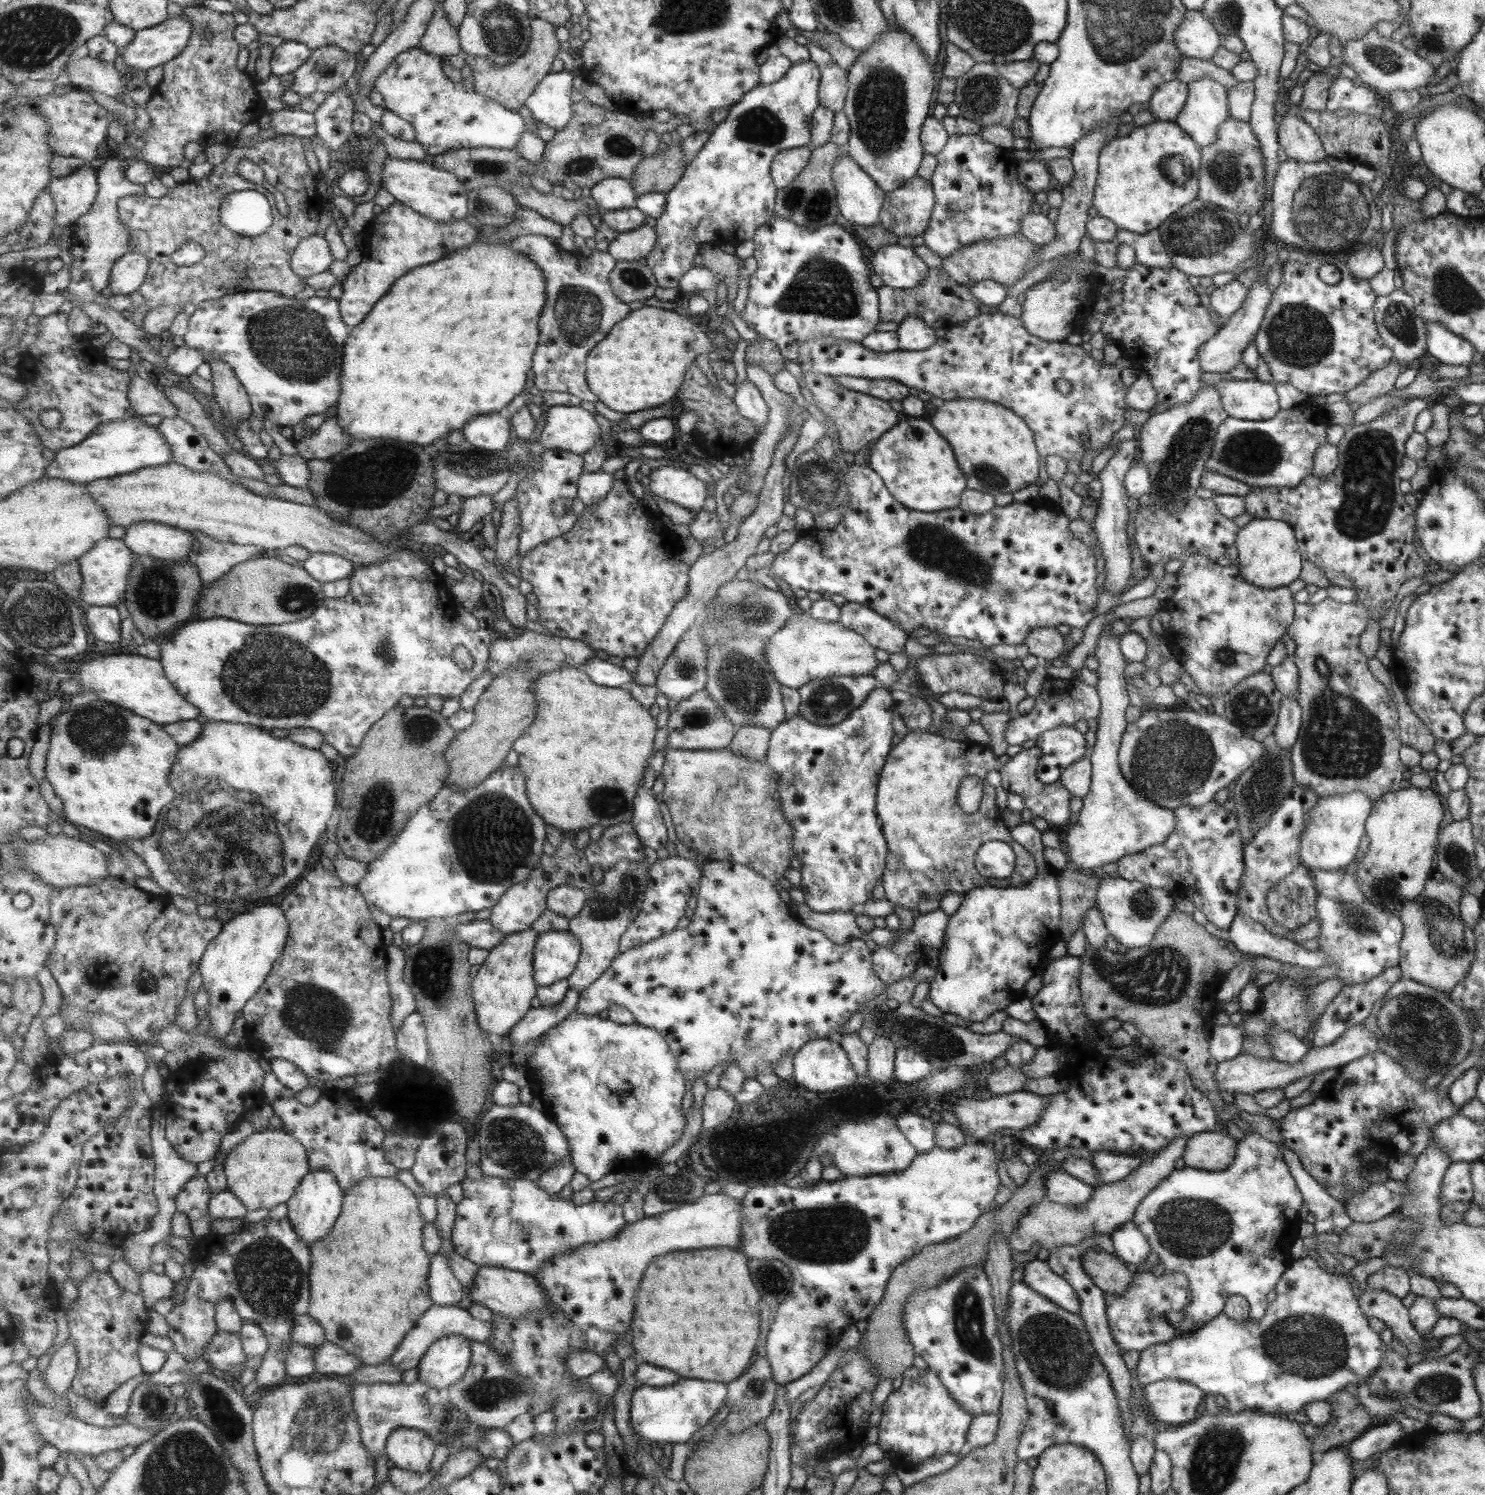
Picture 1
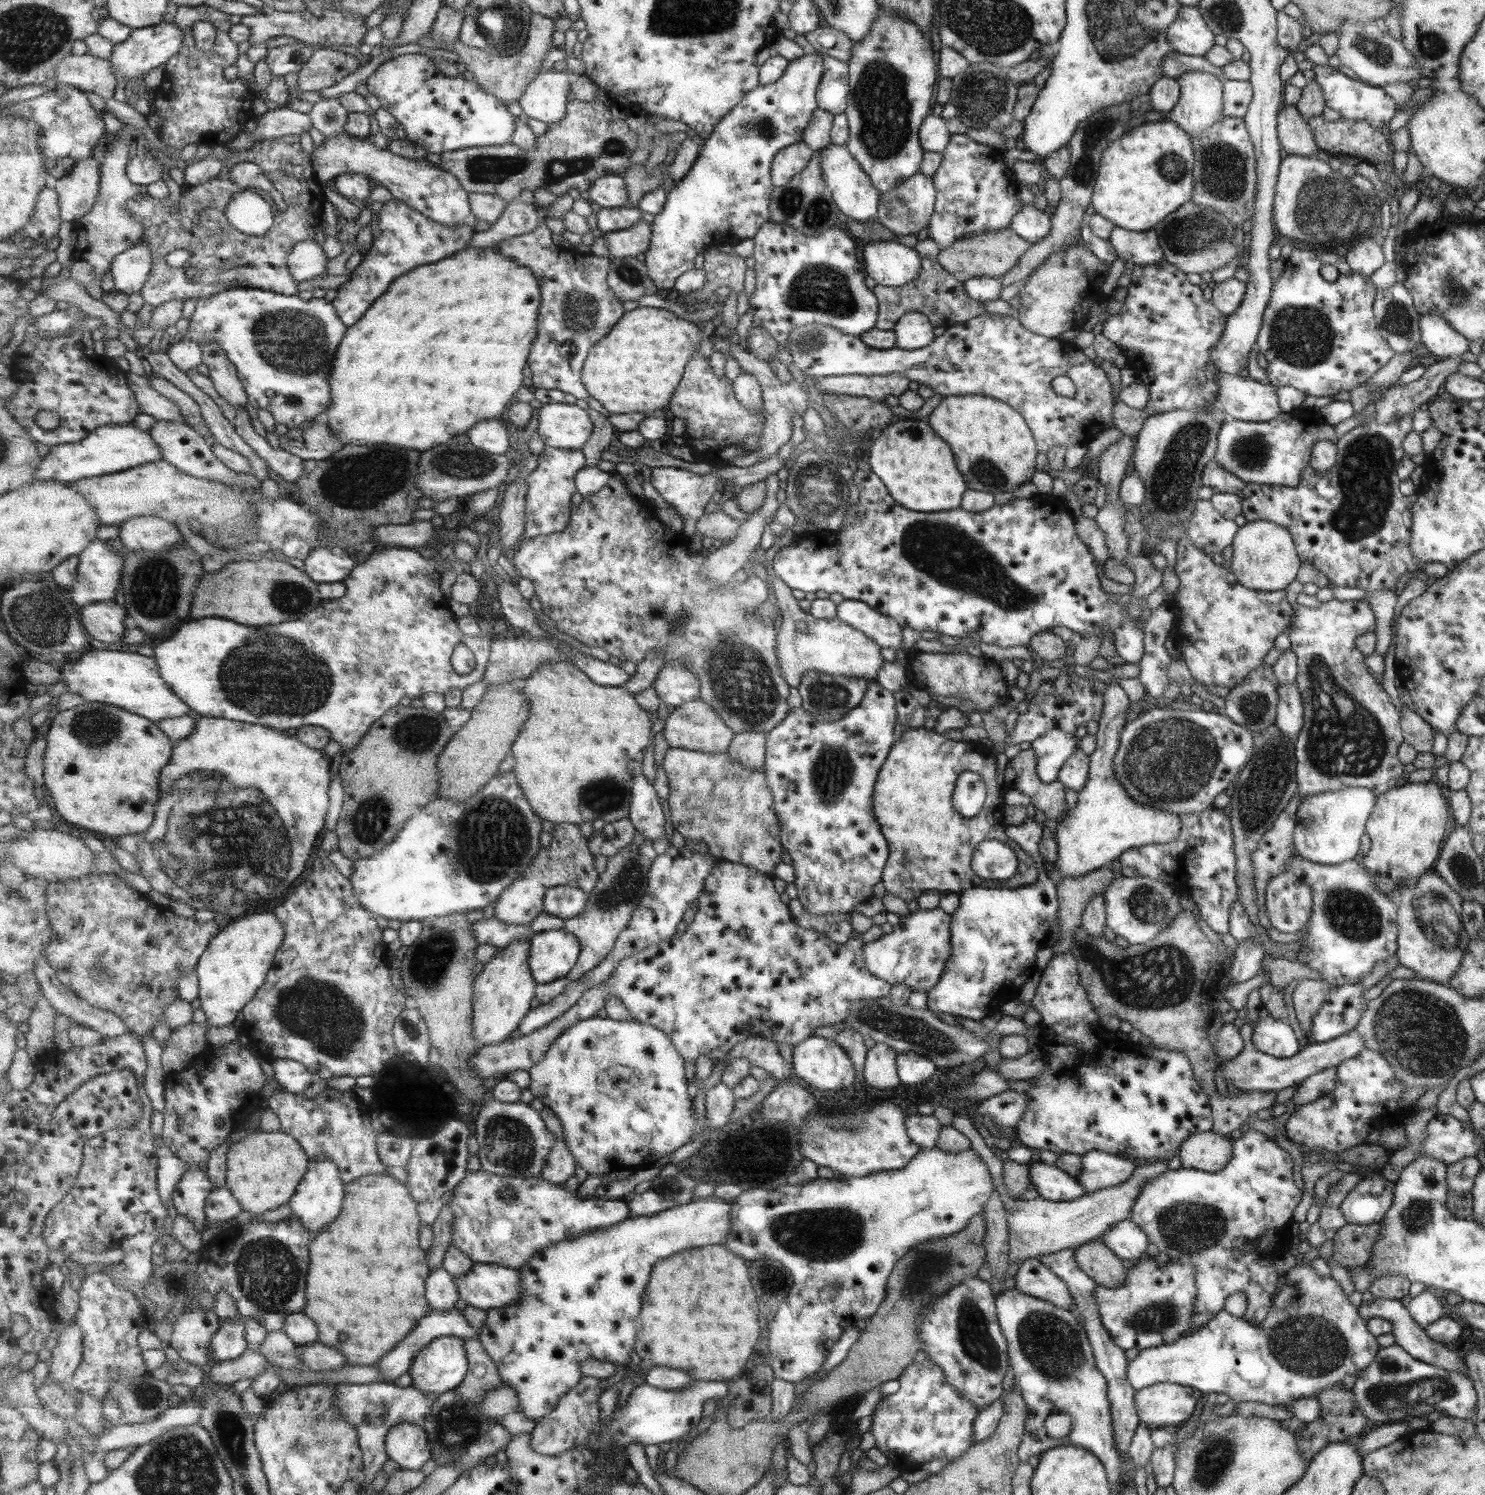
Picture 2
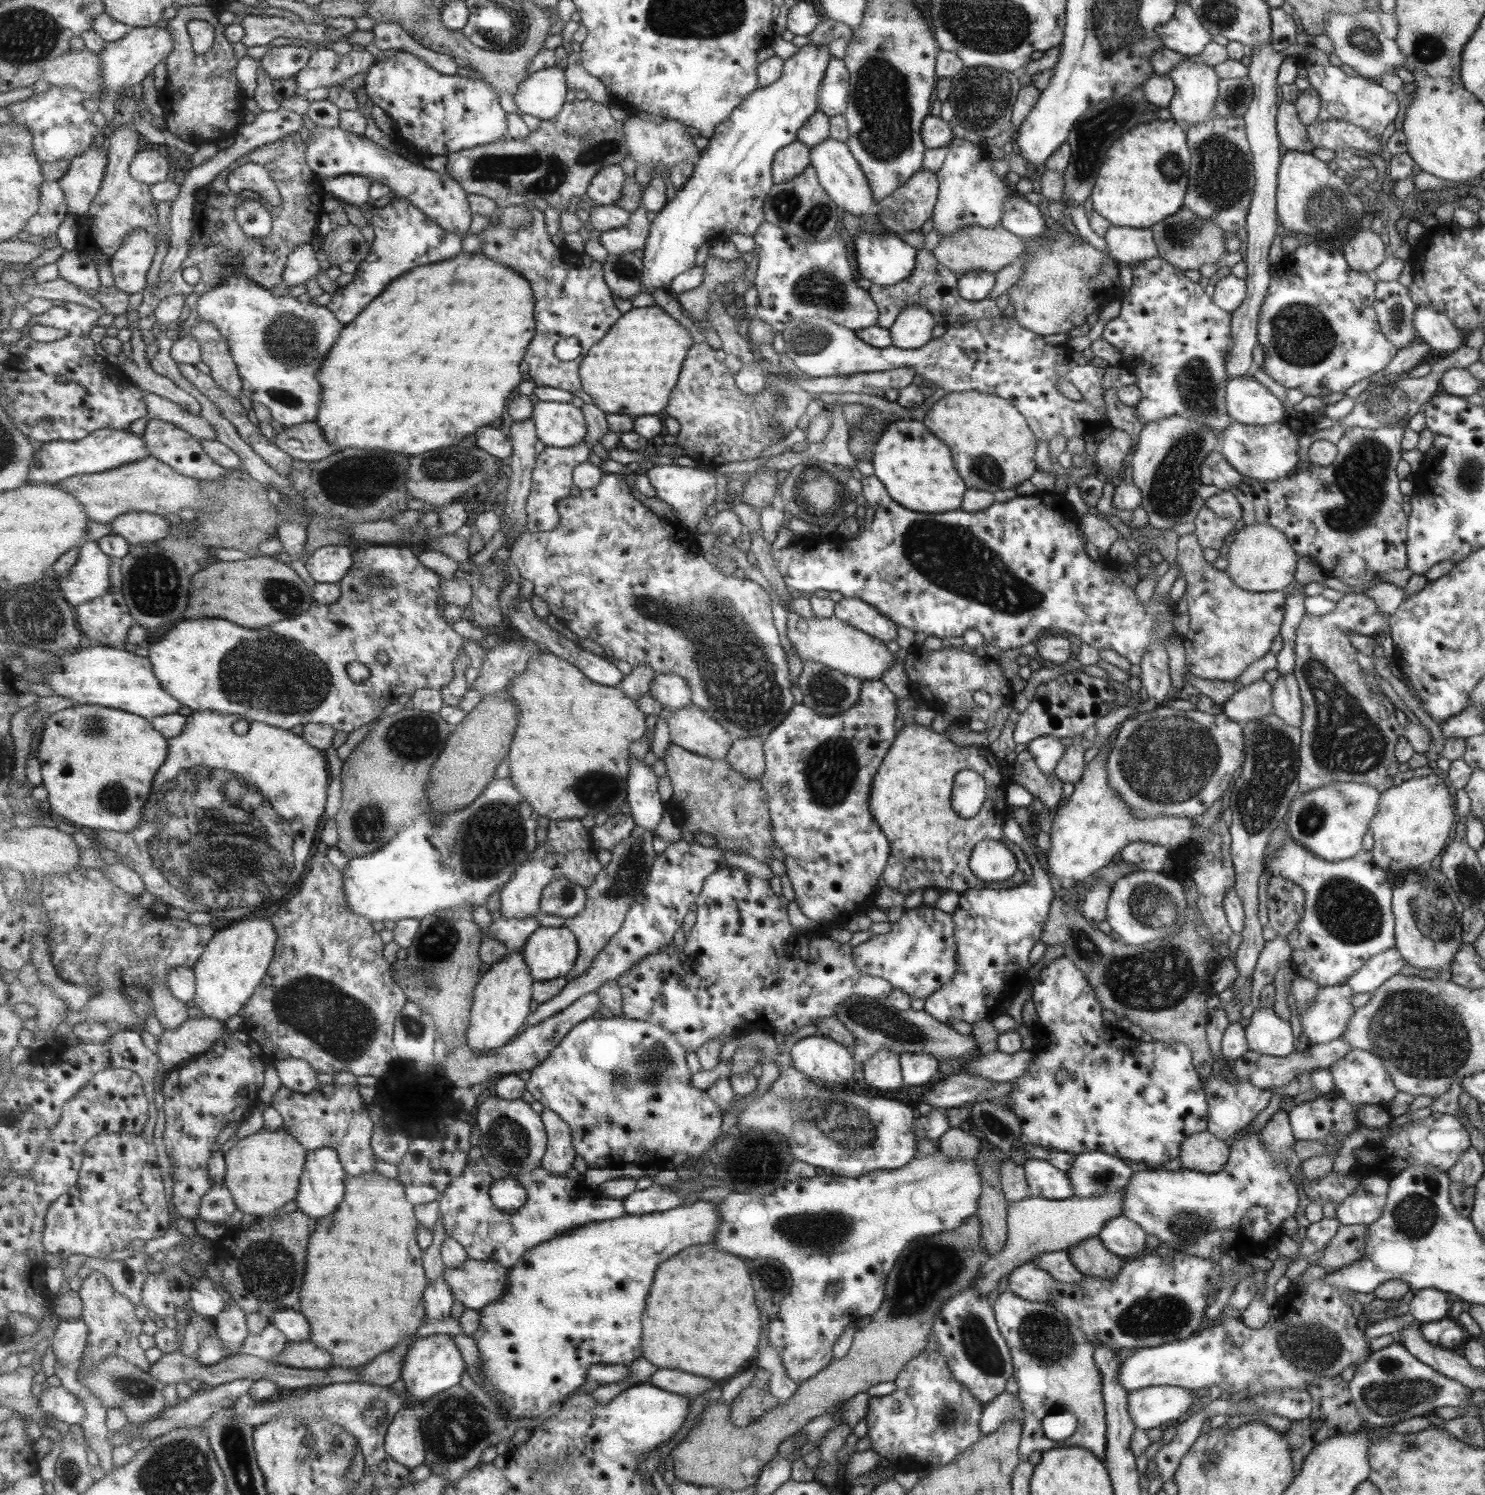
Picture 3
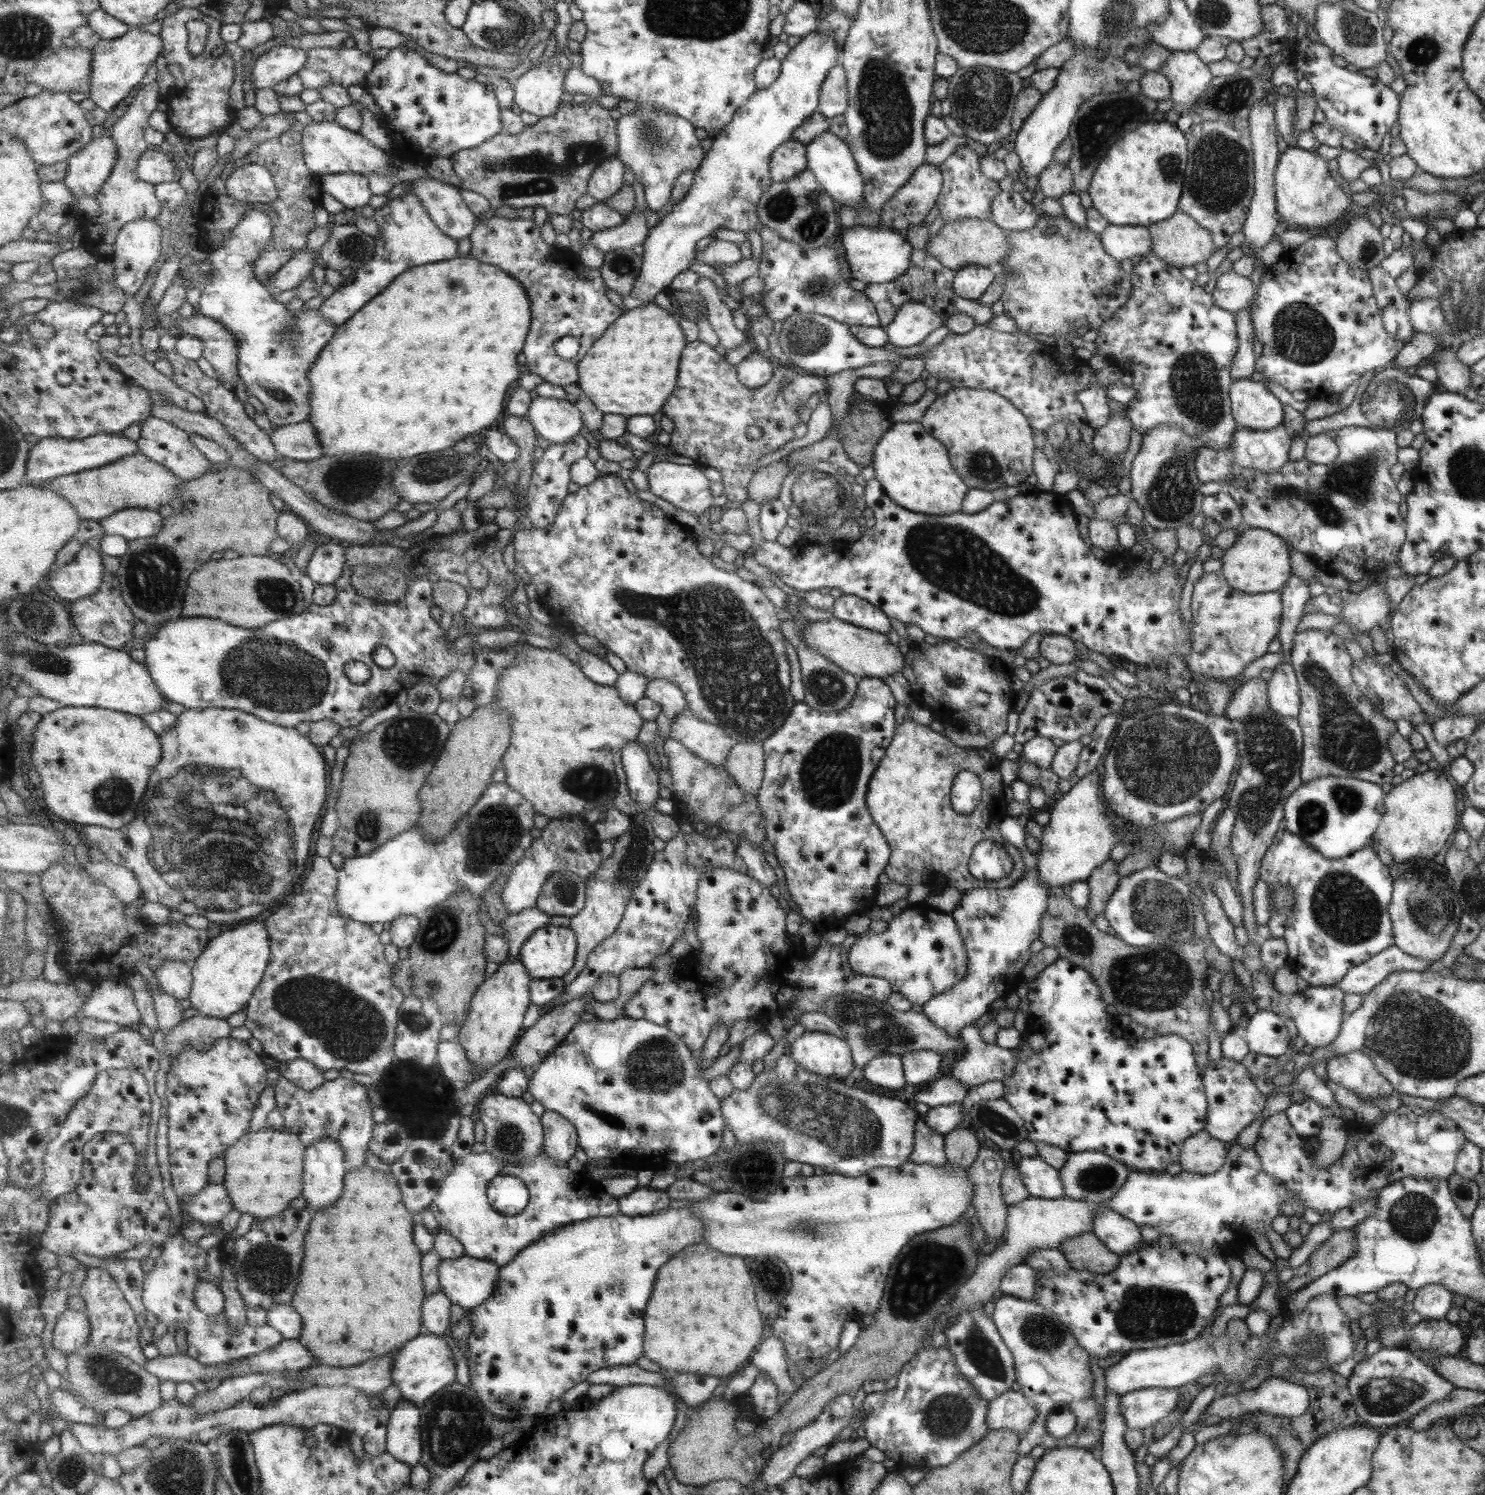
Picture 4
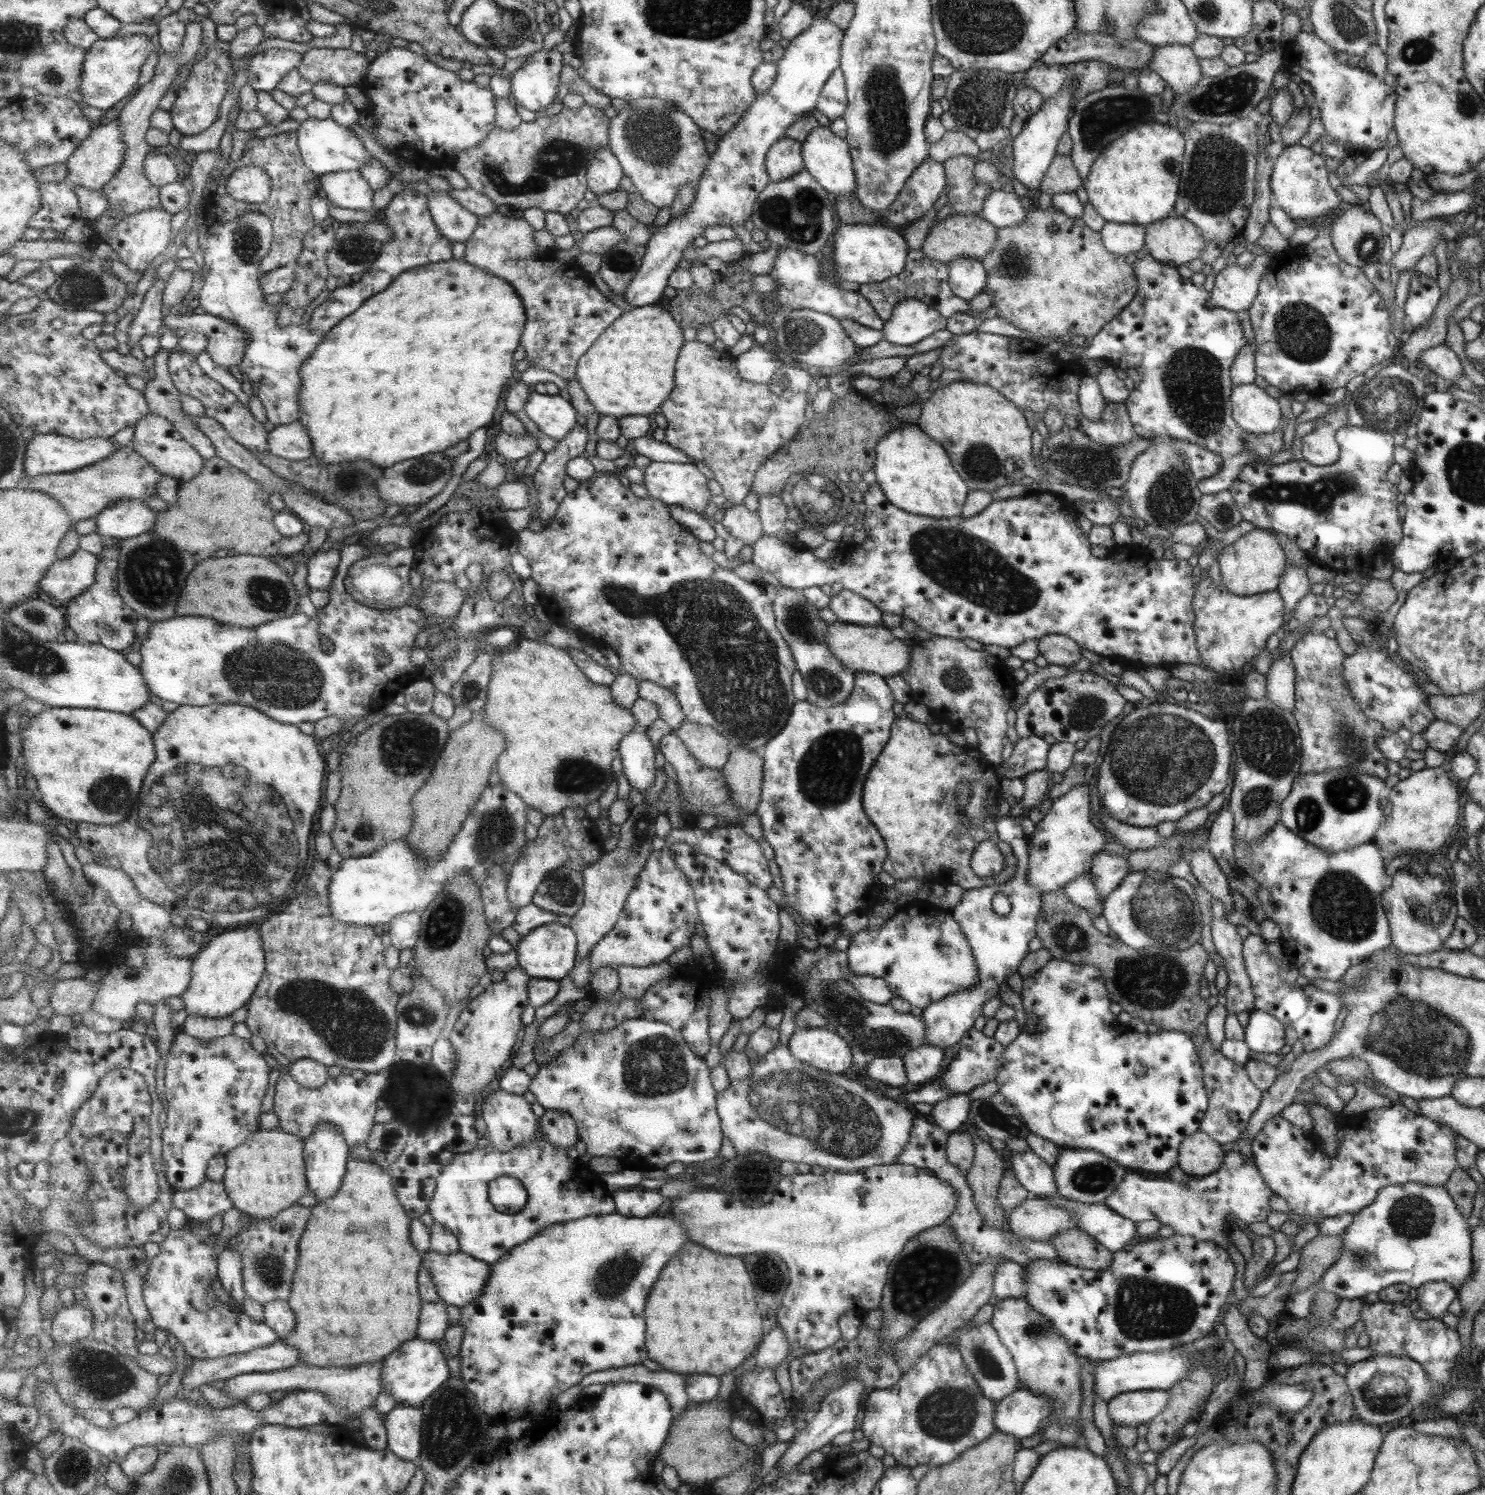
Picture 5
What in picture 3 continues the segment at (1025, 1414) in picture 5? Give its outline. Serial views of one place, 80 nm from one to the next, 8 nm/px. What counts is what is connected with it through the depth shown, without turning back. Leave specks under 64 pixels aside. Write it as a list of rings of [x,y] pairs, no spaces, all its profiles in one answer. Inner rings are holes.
[[[1003,1392],[1002,1395],[997,1395],[982,1408],[981,1423],[979,1424],[982,1438],[992,1437],[1003,1423],[1007,1423],[1011,1419],[1015,1419],[1021,1424],[1023,1413],[1022,1401],[1015,1393]]]

